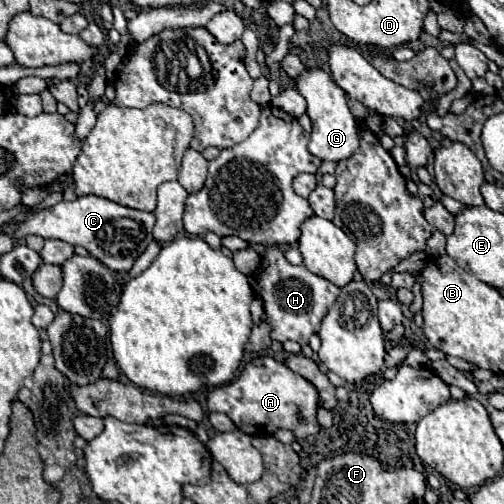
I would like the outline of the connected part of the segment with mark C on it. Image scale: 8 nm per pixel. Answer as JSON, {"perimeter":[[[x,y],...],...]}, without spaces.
{"perimeter":[[[79,196],[73,202],[59,202],[49,210],[41,210],[29,216],[29,220],[23,222],[15,234],[17,236],[37,234],[41,238],[57,238],[69,244],[83,246],[109,270],[129,272],[135,258],[139,258],[141,252],[145,252],[147,244],[153,240],[155,220],[157,218],[153,212],[127,208],[99,196]]]}

